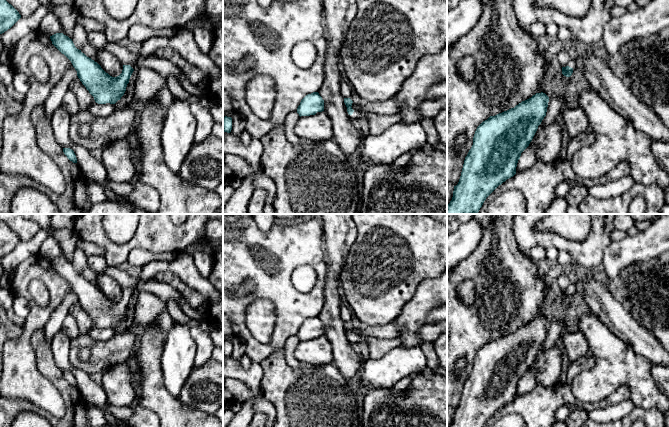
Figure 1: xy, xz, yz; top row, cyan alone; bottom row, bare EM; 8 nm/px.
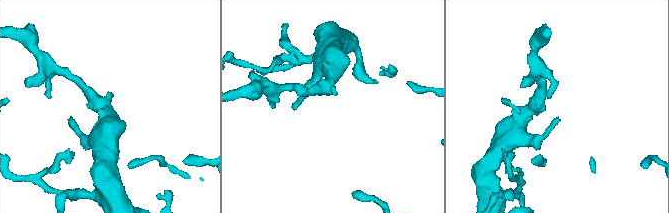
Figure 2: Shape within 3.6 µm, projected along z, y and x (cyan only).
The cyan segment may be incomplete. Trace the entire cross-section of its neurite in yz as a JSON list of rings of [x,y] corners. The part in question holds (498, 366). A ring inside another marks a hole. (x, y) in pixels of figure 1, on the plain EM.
[[[536,317],[477,351],[450,427],[484,427],[499,409],[516,398],[521,377],[546,340],[548,326],[545,317]]]

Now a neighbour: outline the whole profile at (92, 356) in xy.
[[[134,331],[117,333],[105,342],[80,335],[71,340],[69,360],[74,368],[89,375],[103,372],[106,368],[134,356],[137,342],[138,333]]]

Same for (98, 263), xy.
[[[91,255],[87,256],[89,267],[91,267],[95,271],[103,271],[107,266],[107,262],[104,257],[99,255]]]

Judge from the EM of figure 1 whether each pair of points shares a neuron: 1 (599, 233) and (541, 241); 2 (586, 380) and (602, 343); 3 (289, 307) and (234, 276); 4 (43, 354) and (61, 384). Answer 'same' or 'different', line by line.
1: same
2: same
3: same
4: same

